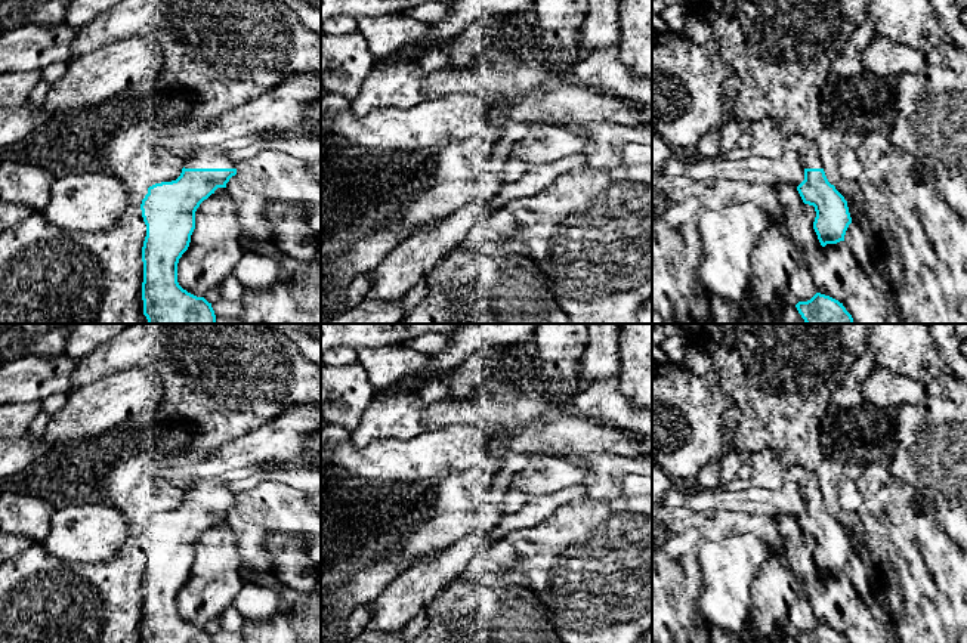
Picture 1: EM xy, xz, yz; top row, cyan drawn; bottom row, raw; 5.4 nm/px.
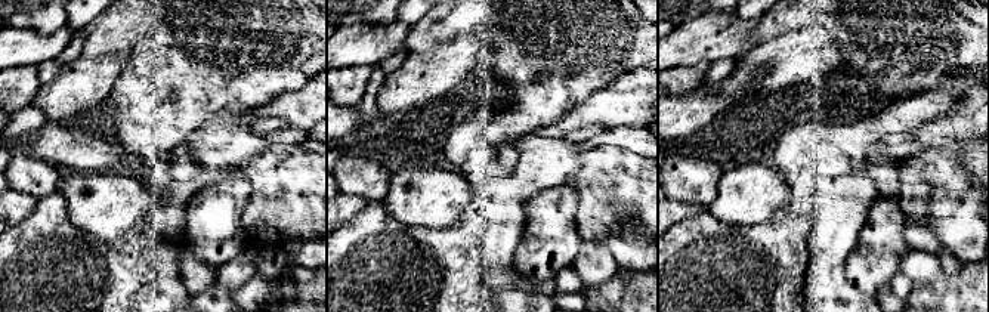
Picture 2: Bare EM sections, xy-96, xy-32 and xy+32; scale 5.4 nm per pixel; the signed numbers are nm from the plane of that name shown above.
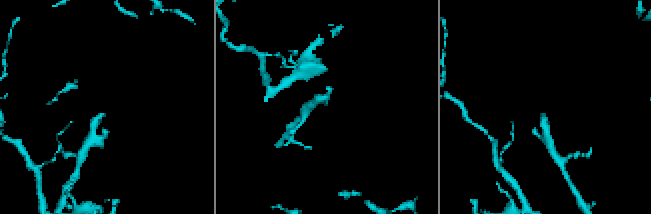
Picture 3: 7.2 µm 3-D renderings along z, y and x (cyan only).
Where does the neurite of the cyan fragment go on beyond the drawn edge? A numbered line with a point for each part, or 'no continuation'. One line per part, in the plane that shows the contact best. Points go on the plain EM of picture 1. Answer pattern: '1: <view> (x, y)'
1: xy (216, 488)

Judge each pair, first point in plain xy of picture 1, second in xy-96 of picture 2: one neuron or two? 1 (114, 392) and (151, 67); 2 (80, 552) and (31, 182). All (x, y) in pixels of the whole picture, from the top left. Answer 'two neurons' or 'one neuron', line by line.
1: two neurons
2: two neurons

